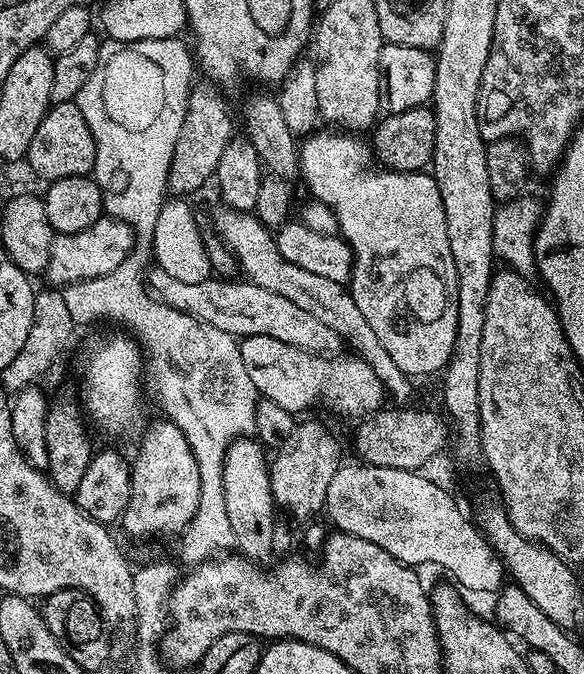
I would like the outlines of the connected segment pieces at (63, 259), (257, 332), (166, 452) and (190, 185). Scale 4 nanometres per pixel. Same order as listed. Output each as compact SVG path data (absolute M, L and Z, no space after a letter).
M104 214L100 219L78 233L57 235L50 248L50 262L46 269L46 277L52 284L81 284L90 278L102 278L110 274L110 270L118 270L122 262L132 253L138 237L134 229L118 218Z
M156 266L147 273L146 283L155 299L174 310L182 310L182 314L190 314L203 324L214 326L214 330L222 330L237 338L245 336L278 338L278 342L298 346L298 350L306 350L315 356L341 355L342 339L325 323L314 318L309 311L294 306L289 299L243 279L209 278L197 283L180 282L170 278L170 275Z
M173 420L160 421L143 433L144 441L136 452L136 461L131 461L132 489L130 502L122 517L122 525L132 536L173 536L179 537L188 523L196 516L200 479L198 462L186 434L178 430Z
M212 82L197 83L188 99L186 122L182 122L182 134L178 134L178 146L174 146L174 158L168 171L168 191L172 194L196 192L216 175L216 167L226 154L226 146L234 138L232 112L224 101L219 87Z

